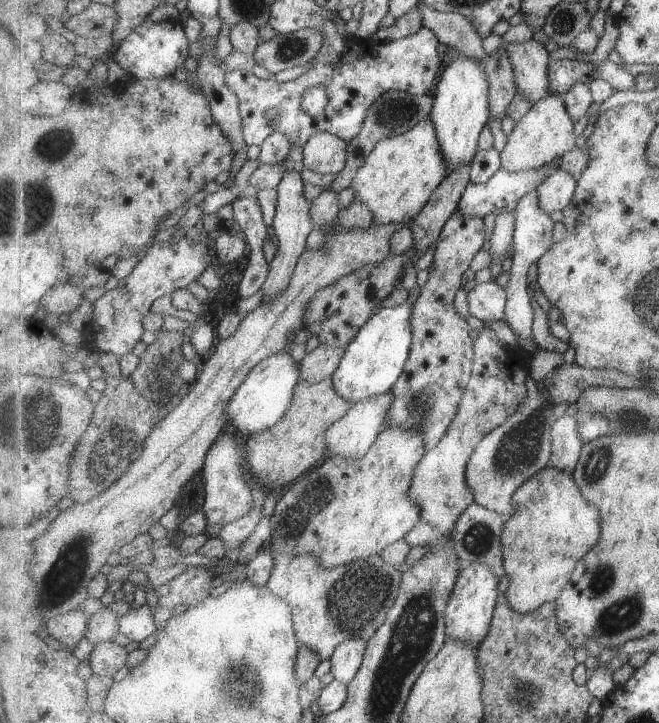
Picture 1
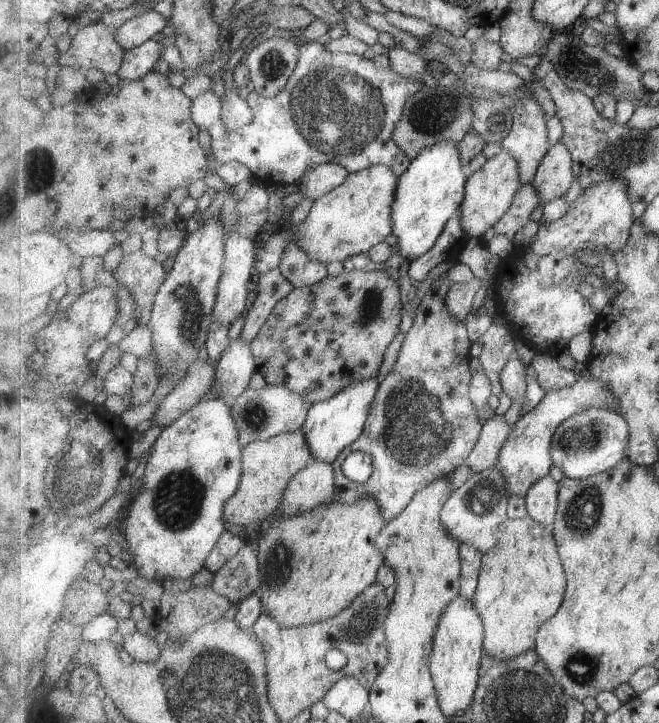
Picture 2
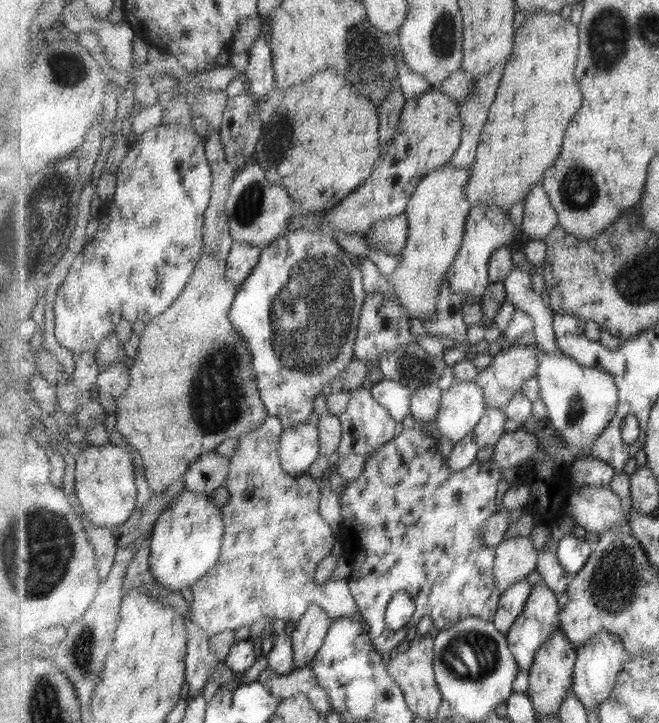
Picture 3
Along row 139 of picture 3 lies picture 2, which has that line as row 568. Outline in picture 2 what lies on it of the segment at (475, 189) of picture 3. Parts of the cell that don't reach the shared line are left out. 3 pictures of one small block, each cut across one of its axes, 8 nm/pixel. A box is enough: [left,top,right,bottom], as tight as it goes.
[472,514,567,662]

